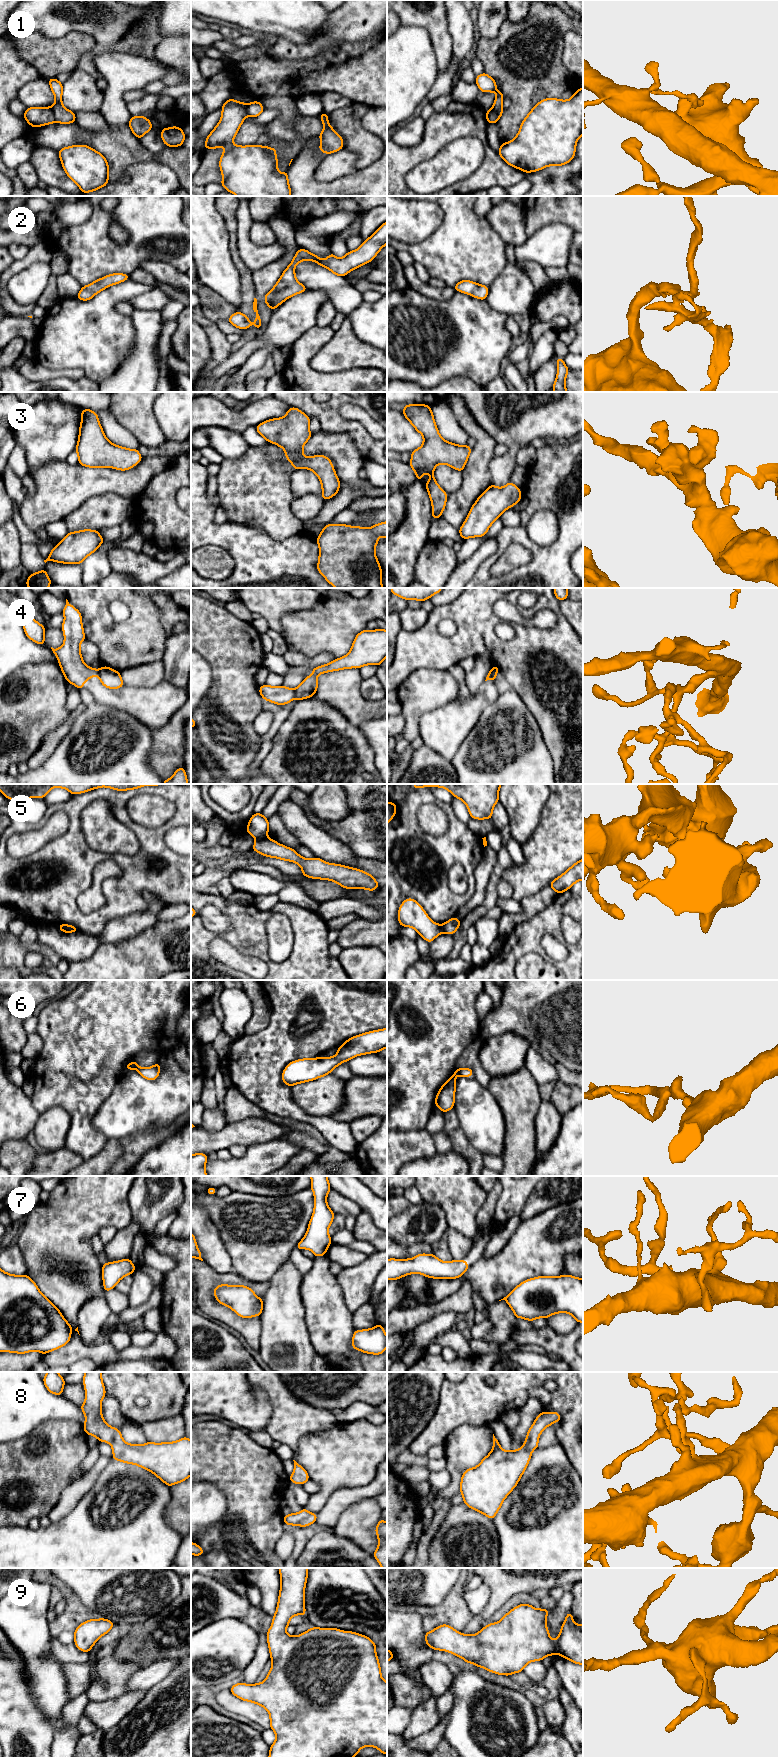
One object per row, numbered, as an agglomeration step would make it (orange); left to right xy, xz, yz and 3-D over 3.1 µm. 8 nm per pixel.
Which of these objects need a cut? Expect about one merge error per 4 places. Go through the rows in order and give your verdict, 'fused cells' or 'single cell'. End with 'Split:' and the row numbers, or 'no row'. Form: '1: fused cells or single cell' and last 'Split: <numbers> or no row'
1: fused cells
2: single cell
3: single cell
4: fused cells
5: fused cells
6: single cell
7: single cell
8: single cell
9: single cell
Split: 1, 4, 5

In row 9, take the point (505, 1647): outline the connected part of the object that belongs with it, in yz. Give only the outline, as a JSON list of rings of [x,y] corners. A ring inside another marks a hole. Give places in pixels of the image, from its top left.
[[[520,1604],[496,1623],[477,1634],[467,1635],[447,1624],[425,1633],[425,1643],[433,1651],[442,1650],[474,1663],[489,1672],[511,1676],[523,1672],[530,1662],[560,1654],[583,1665],[583,1623],[577,1625],[569,1611],[555,1641],[549,1635],[546,1618],[550,1609]]]

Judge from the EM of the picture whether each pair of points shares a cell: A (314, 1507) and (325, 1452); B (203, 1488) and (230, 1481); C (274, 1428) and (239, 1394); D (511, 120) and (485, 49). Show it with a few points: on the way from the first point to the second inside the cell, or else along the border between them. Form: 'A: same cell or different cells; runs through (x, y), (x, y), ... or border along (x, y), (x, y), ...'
A: same cell; runs through (324, 1493), (325, 1466)
B: different cells; border along (201, 1480), (211, 1481), (224, 1494), (228, 1505)
C: different cells; border along (268, 1398), (270, 1418), (265, 1430)
D: same cell; runs through (512, 102), (512, 78), (501, 67)

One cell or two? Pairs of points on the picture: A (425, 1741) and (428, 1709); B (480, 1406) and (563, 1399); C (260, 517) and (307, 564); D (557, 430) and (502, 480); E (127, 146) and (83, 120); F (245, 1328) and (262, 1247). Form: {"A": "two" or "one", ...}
{"A": "two", "B": "one", "C": "two", "D": "one", "E": "one", "F": "two"}

